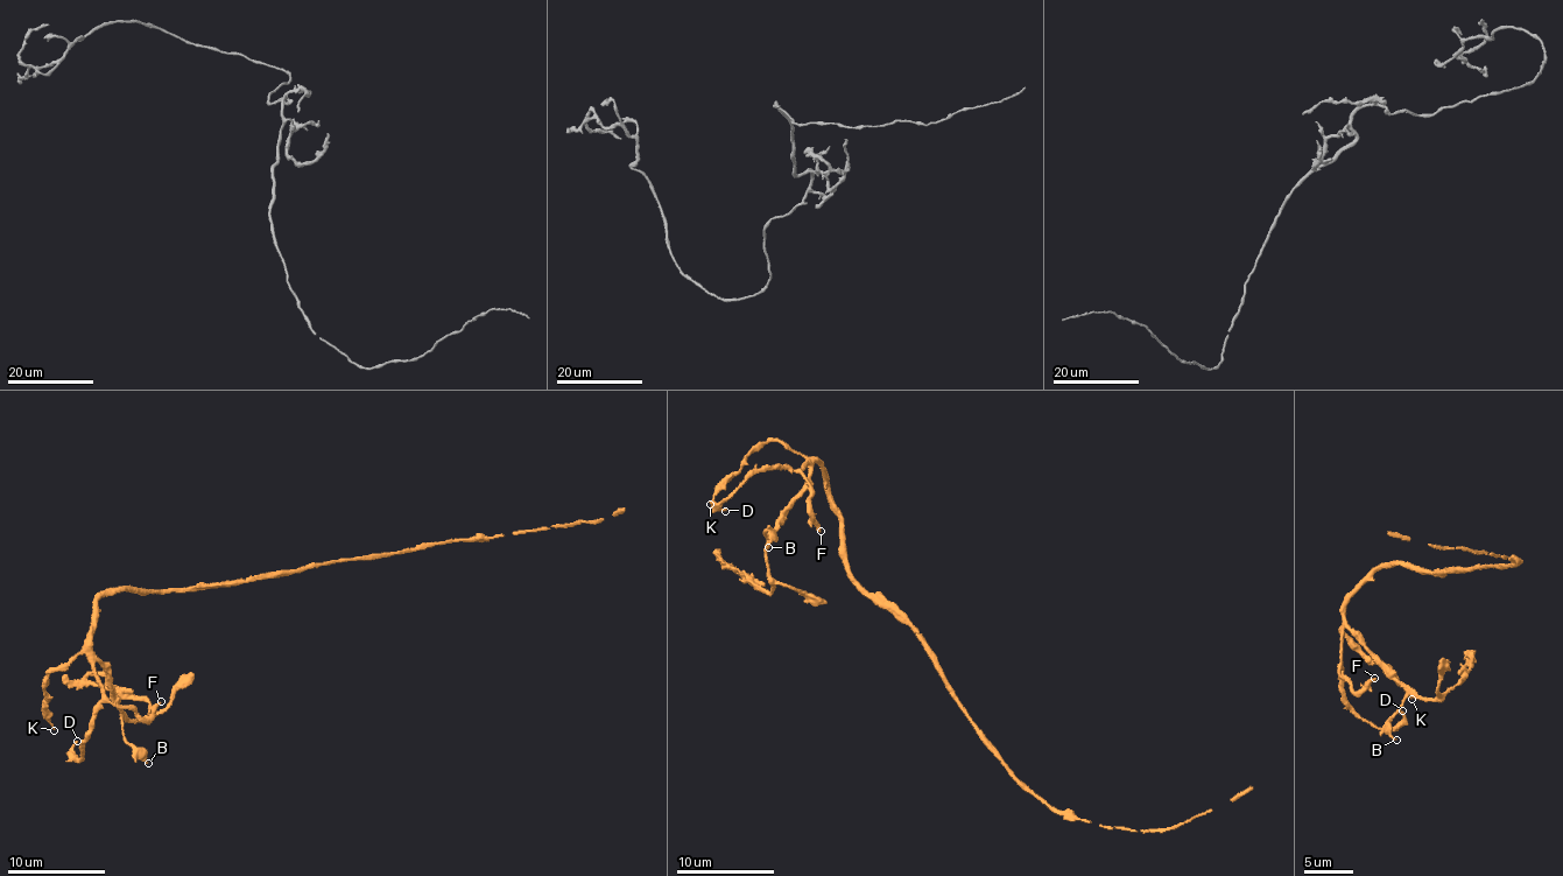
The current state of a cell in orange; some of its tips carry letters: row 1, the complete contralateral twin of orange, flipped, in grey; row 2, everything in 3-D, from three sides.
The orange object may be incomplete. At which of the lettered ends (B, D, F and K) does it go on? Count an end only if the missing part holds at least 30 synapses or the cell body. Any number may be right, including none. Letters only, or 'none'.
none

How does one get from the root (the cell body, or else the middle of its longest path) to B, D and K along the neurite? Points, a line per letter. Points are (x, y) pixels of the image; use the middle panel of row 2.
B: (901, 623), (853, 576), (843, 517), (817, 462), (810, 463), (774, 532), (762, 534), (768, 532), (768, 547)
D: (901, 623), (853, 576), (843, 517), (817, 462), (793, 471), (761, 468), (720, 503), (718, 509), (725, 511)
K: (901, 623), (853, 576), (844, 552), (843, 517), (817, 462), (779, 441), (766, 441), (725, 479), (710, 504)

